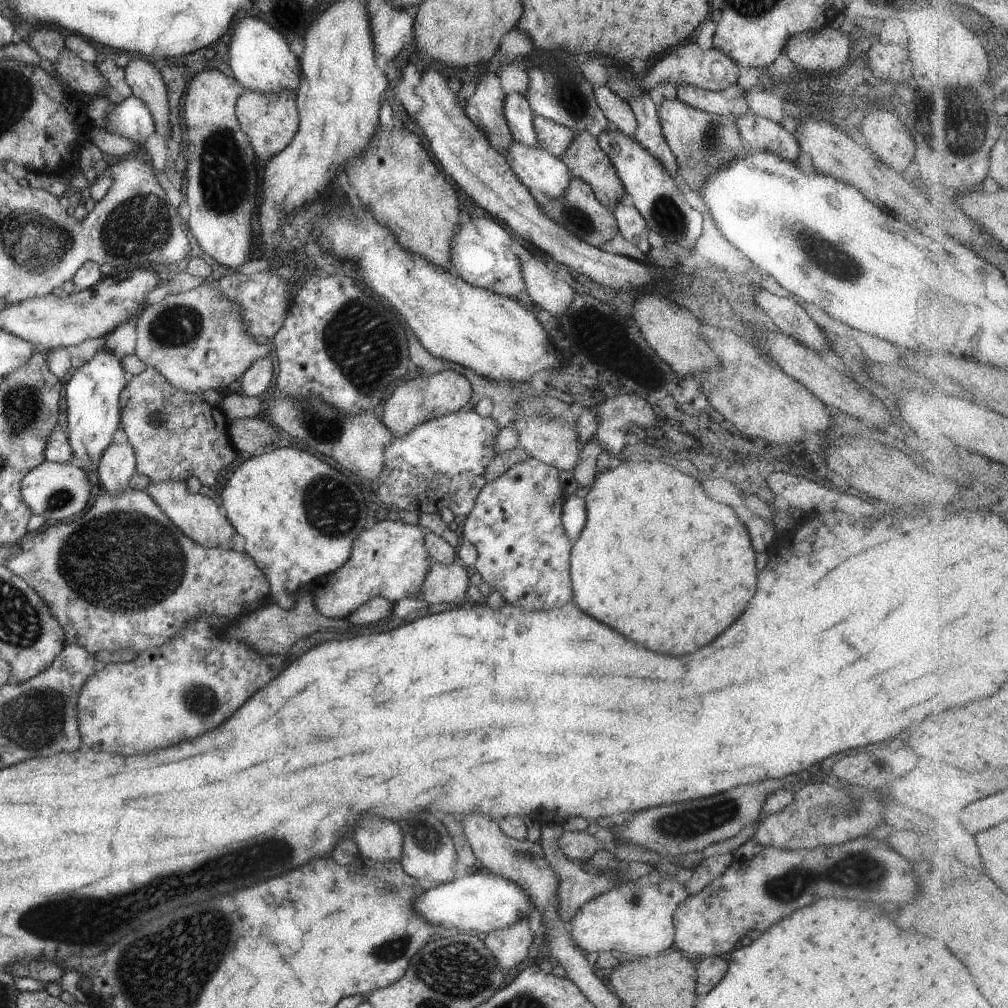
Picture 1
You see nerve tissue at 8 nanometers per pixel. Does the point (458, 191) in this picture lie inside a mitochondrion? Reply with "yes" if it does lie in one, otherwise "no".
no

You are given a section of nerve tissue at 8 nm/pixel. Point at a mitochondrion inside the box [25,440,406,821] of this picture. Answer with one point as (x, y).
(122, 560)

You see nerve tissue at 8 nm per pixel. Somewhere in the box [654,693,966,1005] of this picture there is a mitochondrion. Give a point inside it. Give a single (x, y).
(789, 886)

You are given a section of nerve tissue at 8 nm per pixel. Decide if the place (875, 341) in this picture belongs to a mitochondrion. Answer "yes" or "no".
no

